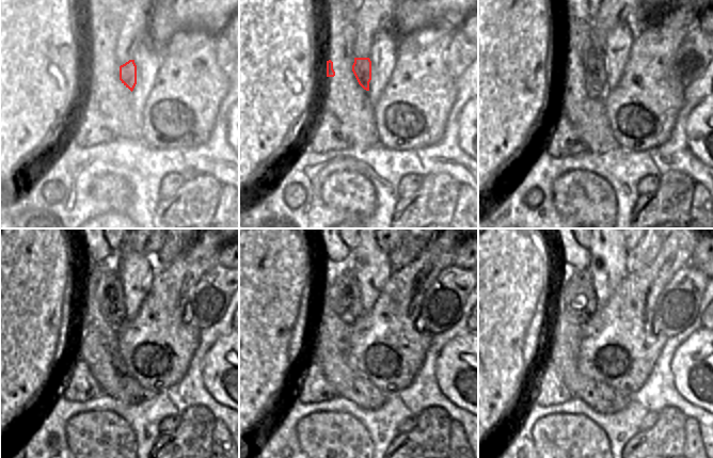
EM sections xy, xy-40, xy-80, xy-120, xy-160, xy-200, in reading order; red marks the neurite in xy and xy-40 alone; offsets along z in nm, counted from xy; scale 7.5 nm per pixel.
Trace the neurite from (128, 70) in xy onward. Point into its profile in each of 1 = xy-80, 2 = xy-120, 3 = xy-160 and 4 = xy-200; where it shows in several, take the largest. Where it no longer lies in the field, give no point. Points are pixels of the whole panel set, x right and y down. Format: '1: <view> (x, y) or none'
1: xy-80 (595, 68)
2: xy-120 (110, 289)
3: xy-160 (341, 294)
4: xy-200 (575, 296)

